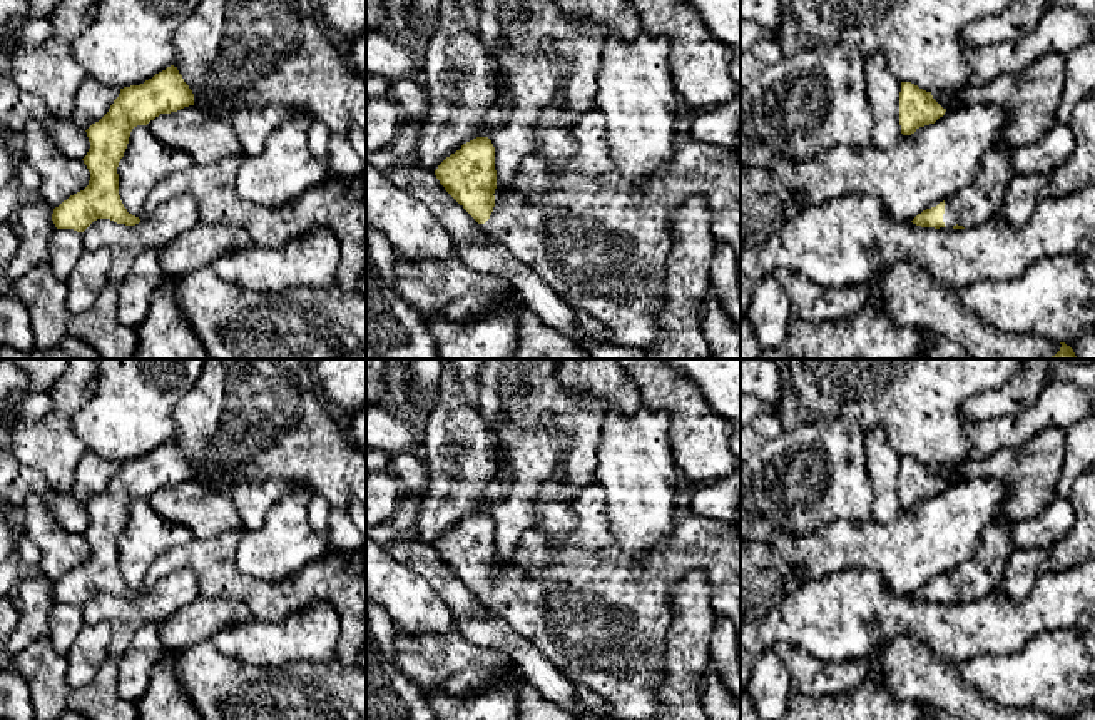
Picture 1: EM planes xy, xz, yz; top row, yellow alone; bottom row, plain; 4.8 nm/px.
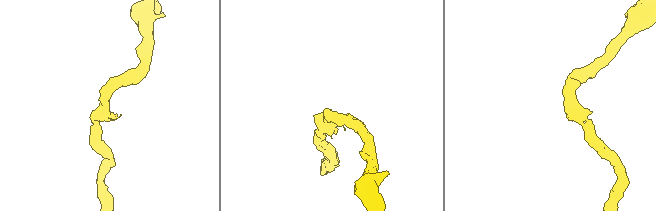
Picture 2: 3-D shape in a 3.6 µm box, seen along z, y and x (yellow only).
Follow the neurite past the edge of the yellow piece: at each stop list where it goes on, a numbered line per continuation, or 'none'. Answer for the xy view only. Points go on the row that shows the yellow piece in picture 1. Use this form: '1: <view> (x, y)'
none

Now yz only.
1: yz (977, 202)

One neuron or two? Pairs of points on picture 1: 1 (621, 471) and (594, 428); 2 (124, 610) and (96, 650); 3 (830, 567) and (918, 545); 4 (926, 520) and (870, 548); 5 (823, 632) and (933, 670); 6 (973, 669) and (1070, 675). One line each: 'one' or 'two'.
1: two
2: two
3: one
4: one
5: two
6: one

